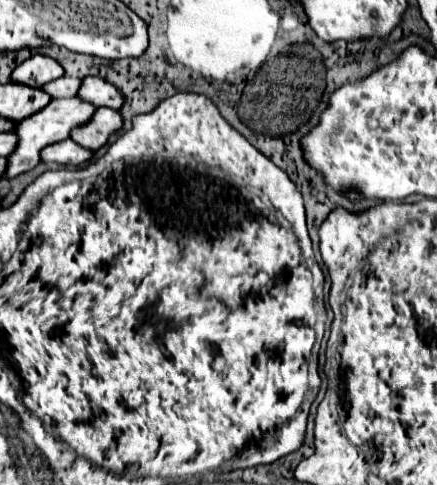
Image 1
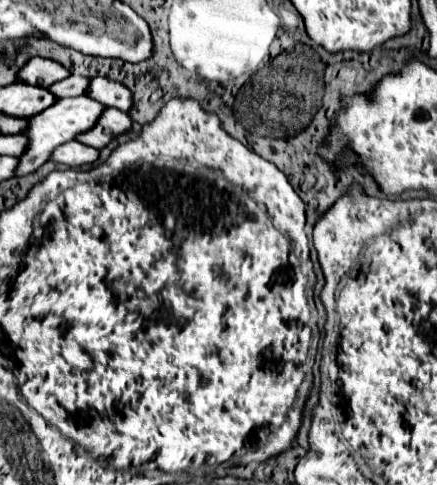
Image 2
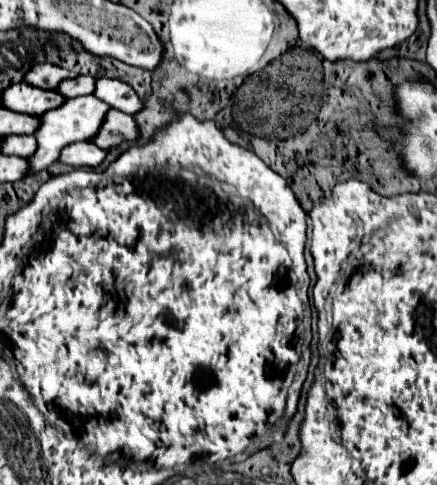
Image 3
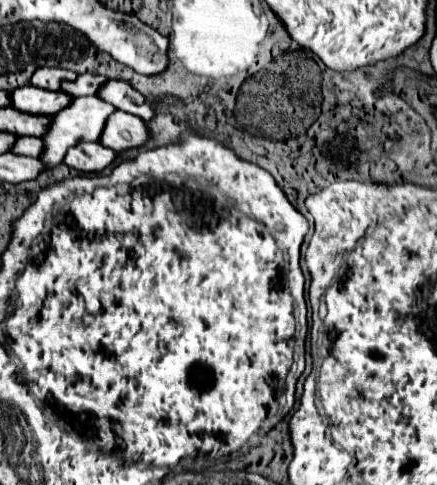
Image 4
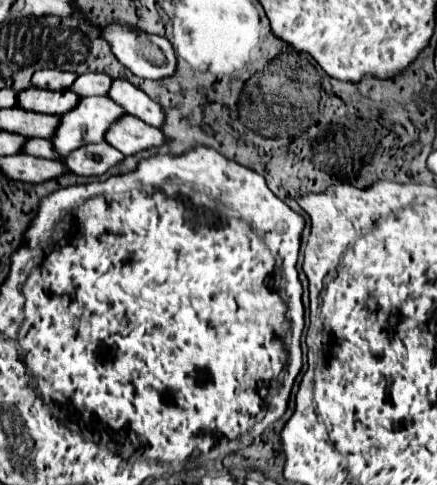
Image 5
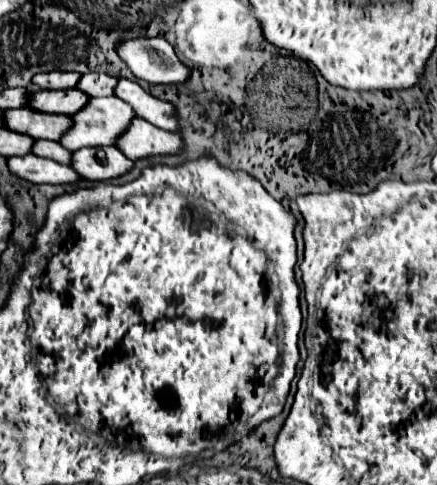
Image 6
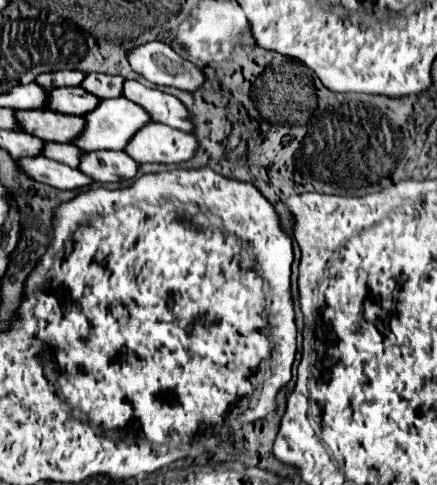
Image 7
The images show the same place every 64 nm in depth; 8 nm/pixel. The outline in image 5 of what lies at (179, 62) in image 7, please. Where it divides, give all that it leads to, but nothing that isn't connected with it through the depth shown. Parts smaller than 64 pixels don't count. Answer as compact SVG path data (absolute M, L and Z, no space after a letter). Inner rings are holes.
M110 24L108 28L104 28L102 36L112 46L114 56L126 68L130 68L132 74L136 74L140 78L148 78L148 80L162 80L162 78L176 74L176 56L174 56L172 44L166 38L152 36L152 34L146 34L146 32L142 34L142 32L128 28L128 26L118 26L118 24Z

